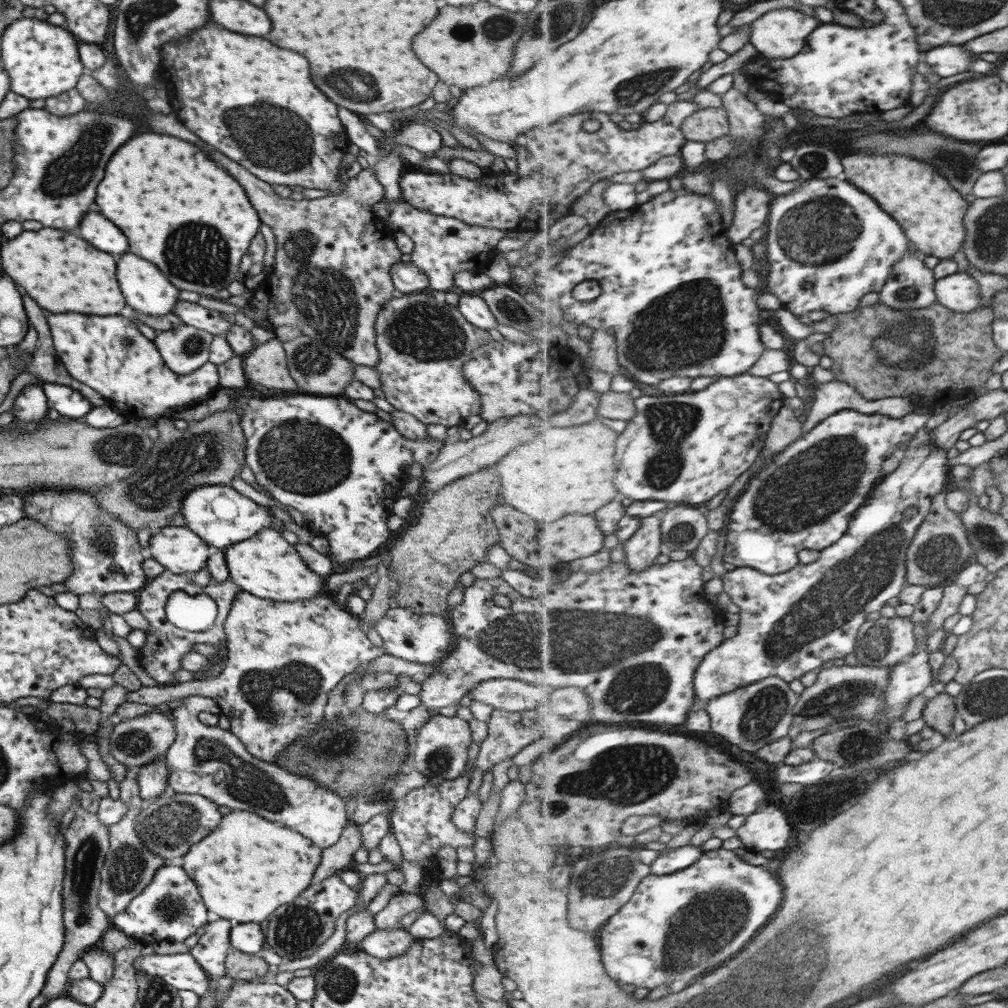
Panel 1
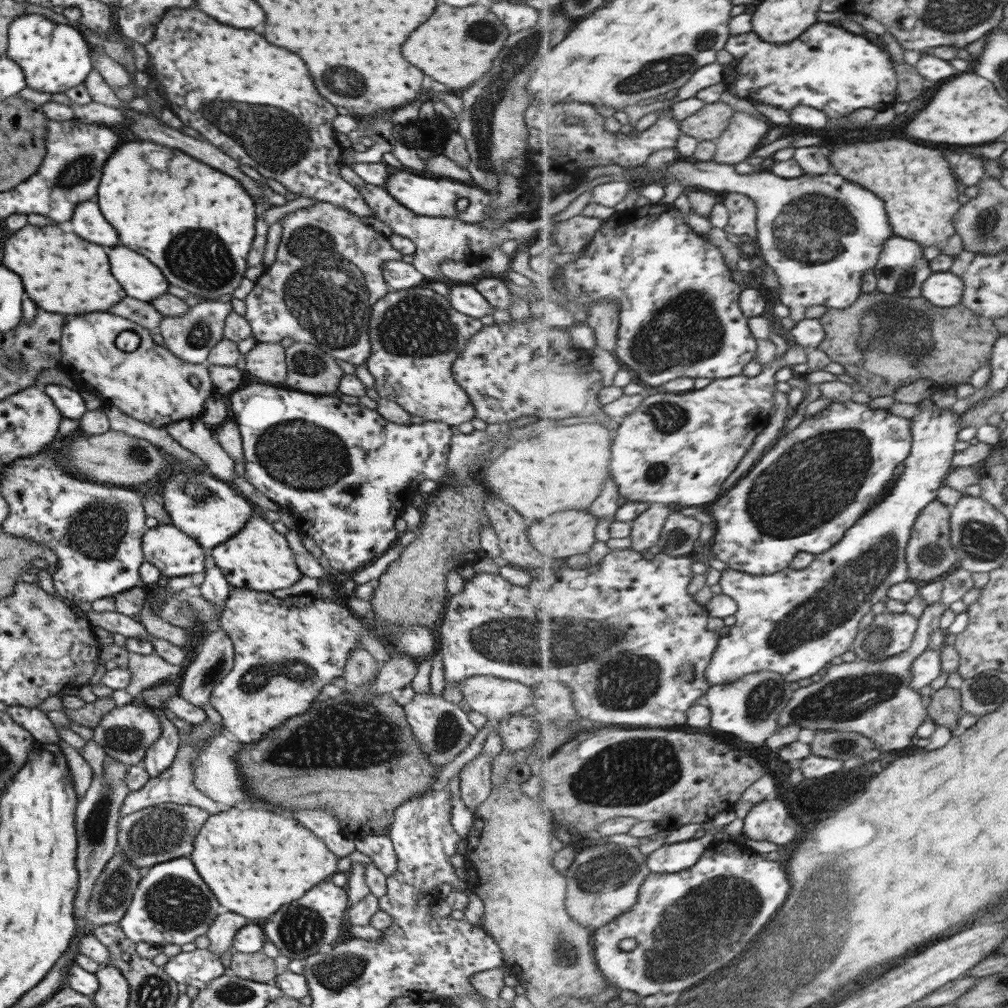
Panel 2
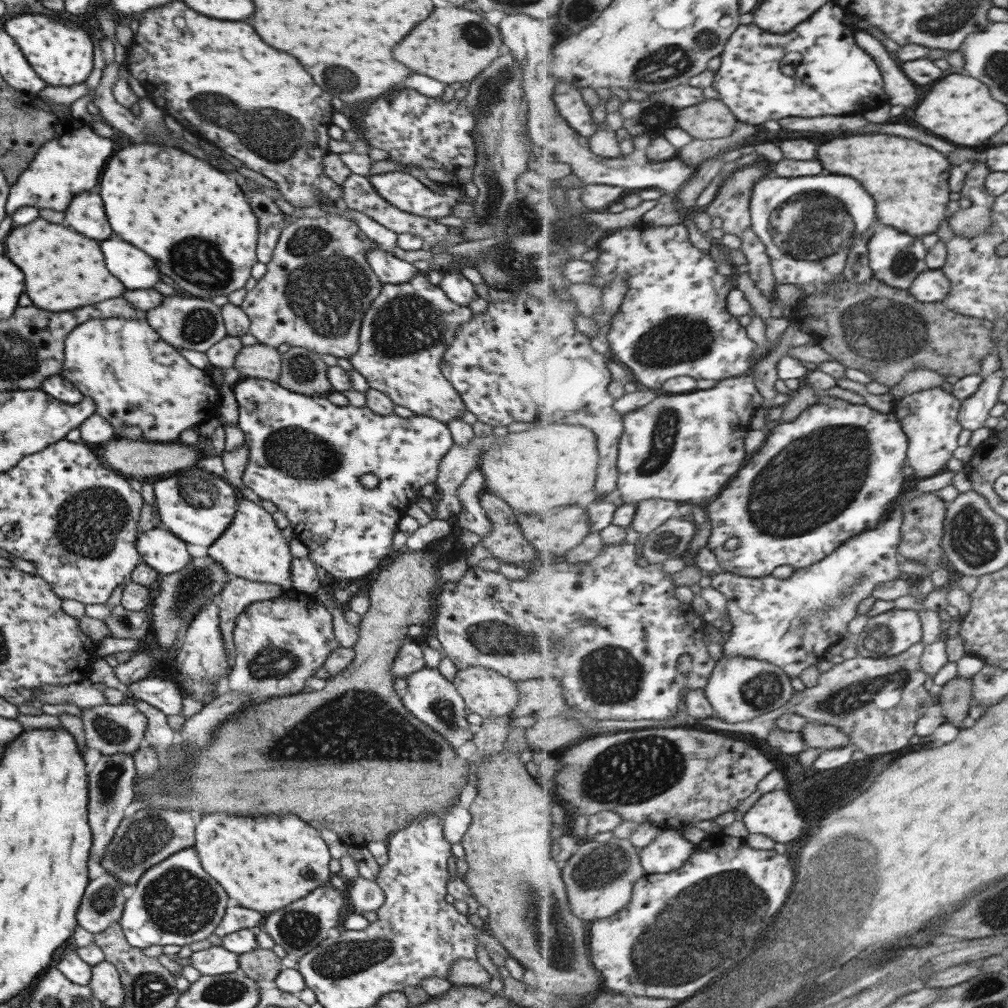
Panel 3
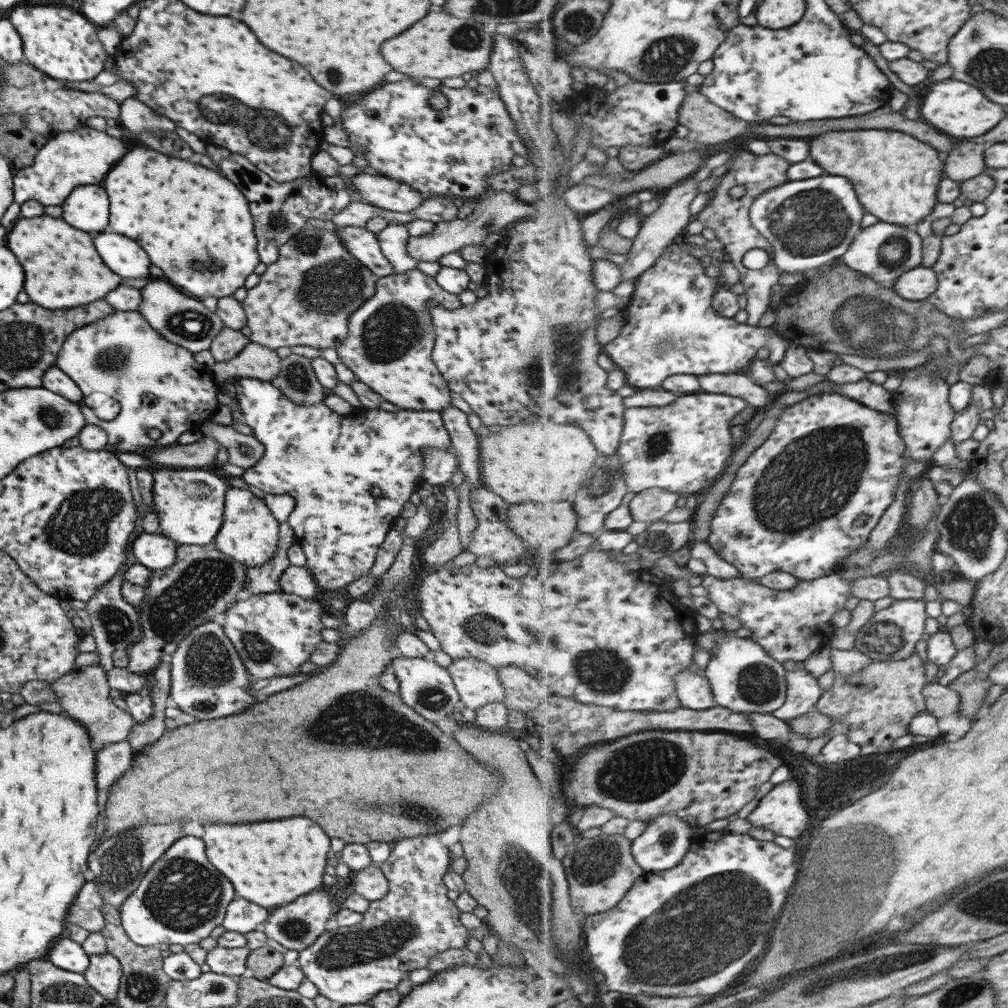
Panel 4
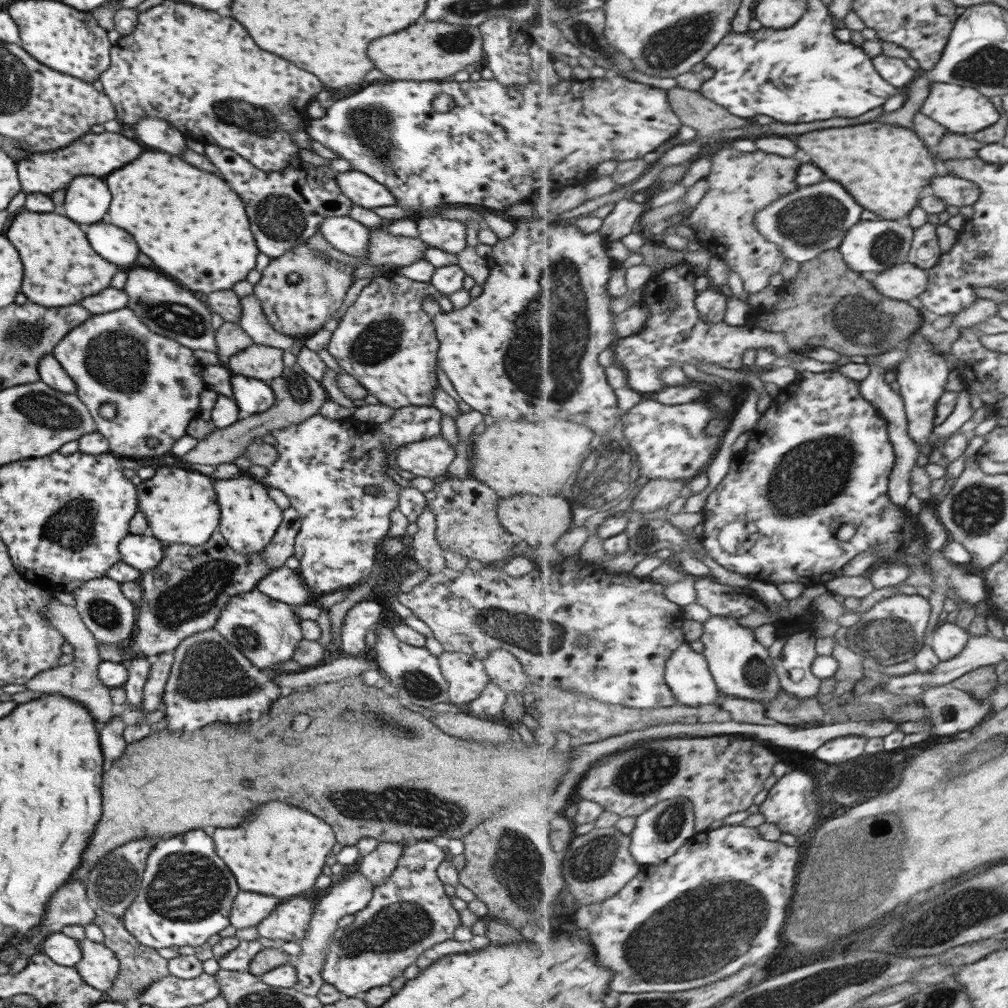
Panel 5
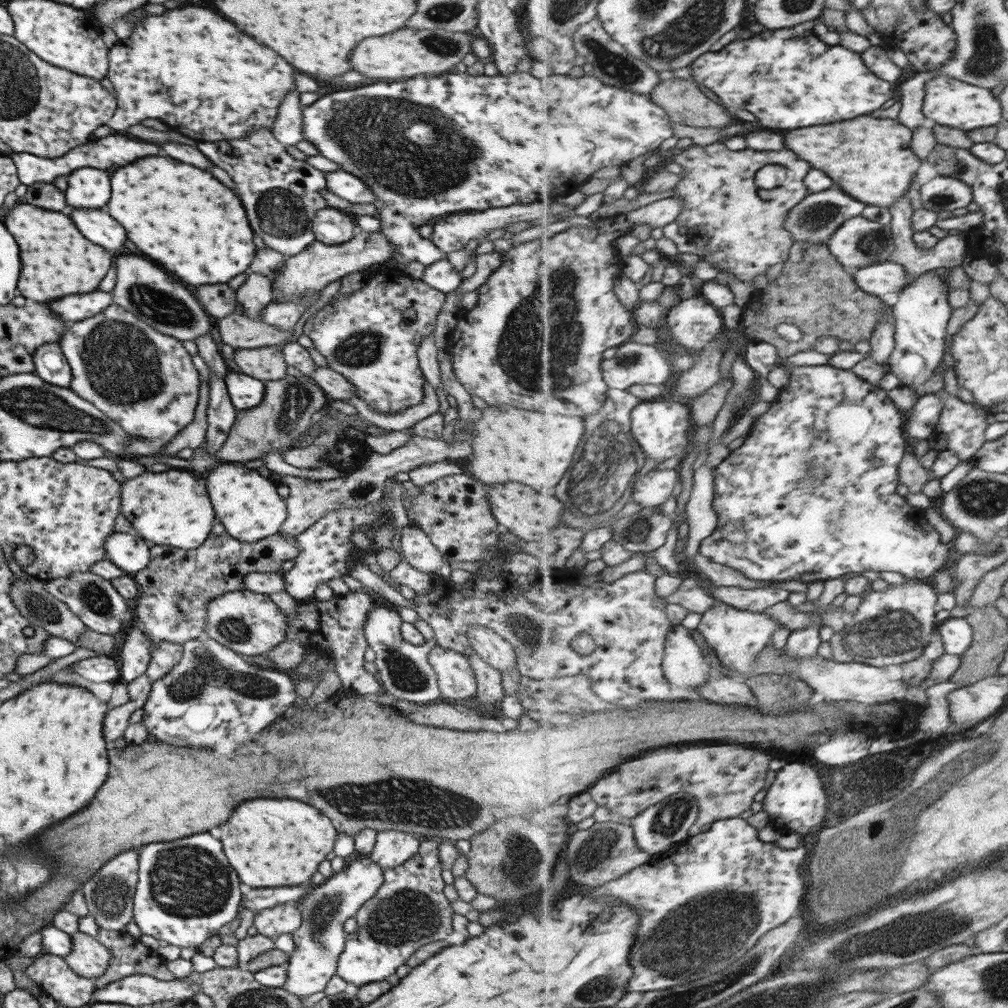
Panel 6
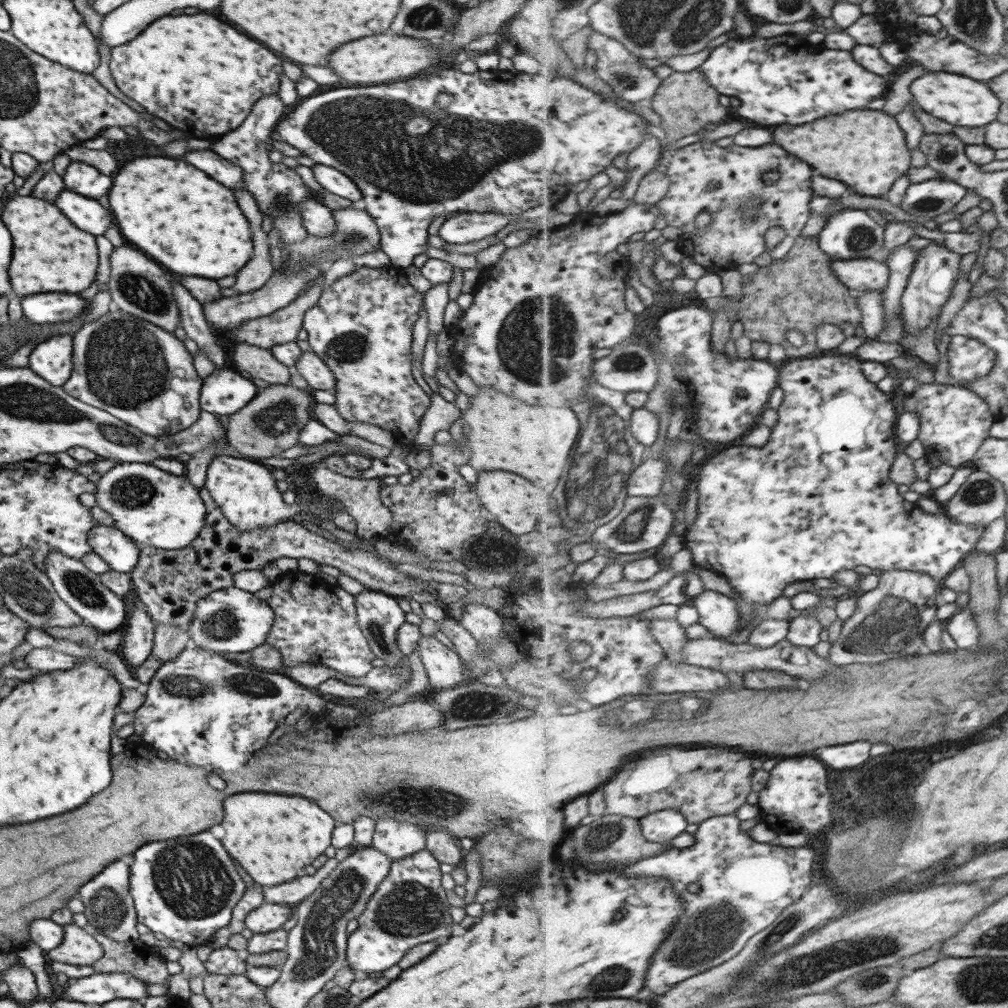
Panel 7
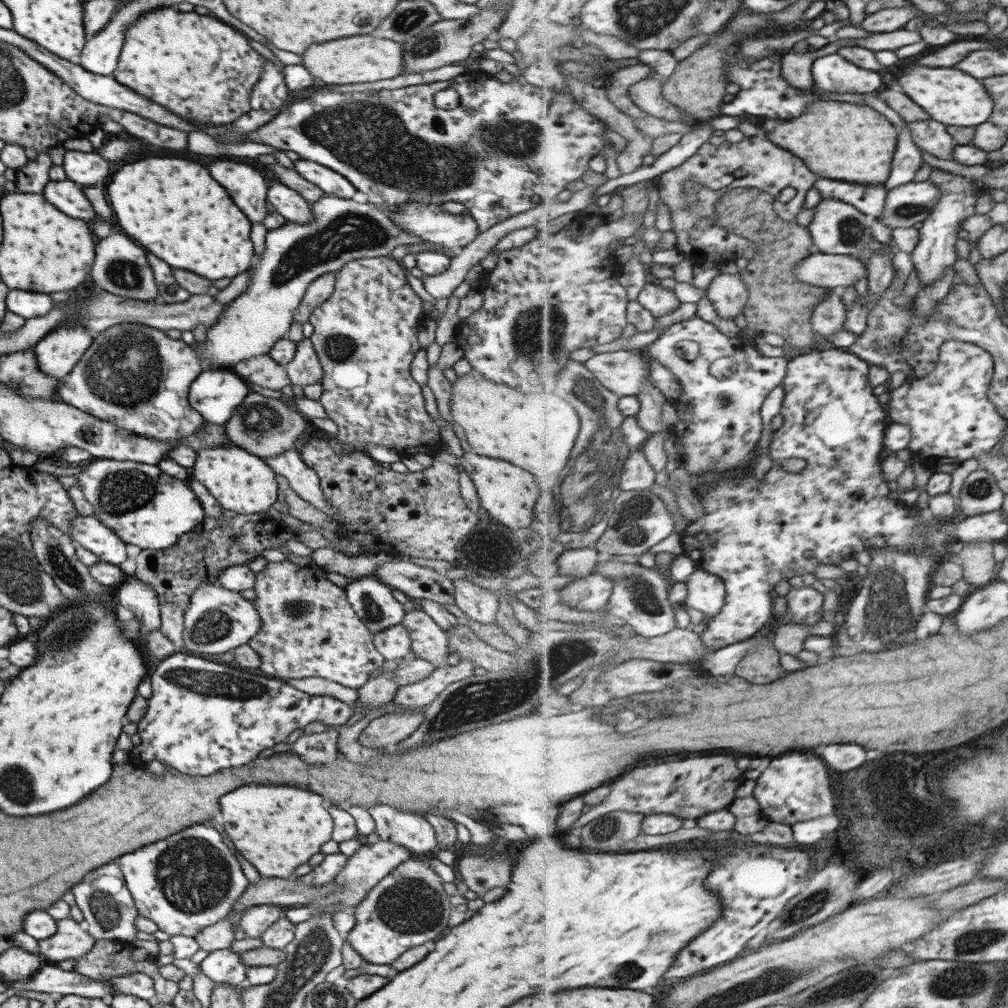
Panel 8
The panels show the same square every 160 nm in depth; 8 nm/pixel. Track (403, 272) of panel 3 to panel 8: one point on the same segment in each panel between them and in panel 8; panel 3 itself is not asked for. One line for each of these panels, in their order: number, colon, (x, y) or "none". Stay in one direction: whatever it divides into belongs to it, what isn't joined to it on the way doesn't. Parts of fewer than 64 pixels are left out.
4: (360, 243)
5: (344, 233)
6: (330, 226)
7: (317, 220)
8: (287, 202)

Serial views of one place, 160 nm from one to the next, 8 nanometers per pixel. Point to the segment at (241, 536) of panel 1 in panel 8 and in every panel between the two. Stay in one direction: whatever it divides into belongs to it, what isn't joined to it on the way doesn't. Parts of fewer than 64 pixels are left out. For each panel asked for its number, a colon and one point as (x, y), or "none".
2: (207, 510)
3: (196, 507)
4: (188, 503)
5: (179, 506)
6: (170, 508)
7: (151, 507)
8: (142, 506)

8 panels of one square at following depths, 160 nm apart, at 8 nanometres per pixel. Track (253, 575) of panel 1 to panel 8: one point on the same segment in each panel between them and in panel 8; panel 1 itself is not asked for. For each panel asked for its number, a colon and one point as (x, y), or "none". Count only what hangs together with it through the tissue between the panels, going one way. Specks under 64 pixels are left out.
2: (257, 557)
3: (252, 547)
4: (248, 533)
5: (248, 517)
6: (247, 505)
7: (243, 490)
8: (240, 481)

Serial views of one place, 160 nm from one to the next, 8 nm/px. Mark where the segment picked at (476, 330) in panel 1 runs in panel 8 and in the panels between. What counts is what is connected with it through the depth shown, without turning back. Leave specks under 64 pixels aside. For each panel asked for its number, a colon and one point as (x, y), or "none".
2: (414, 334)
3: (403, 333)
4: (390, 337)
5: (385, 340)
6: (370, 336)
7: (361, 326)
8: (365, 334)

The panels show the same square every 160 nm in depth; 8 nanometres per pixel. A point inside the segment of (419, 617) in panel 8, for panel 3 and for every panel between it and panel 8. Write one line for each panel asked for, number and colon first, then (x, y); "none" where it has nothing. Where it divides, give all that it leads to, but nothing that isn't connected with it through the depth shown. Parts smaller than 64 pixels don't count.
3: (485, 692)
4: (476, 682)
5: (465, 676)
6: (455, 680)
7: (444, 670)

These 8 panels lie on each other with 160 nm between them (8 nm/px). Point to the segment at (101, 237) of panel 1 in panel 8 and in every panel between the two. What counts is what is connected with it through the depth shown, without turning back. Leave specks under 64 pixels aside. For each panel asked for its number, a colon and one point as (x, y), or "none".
2: (86, 221)
3: (85, 215)
4: (85, 208)
5: (85, 201)
6: (89, 187)
7: (80, 178)
8: (81, 168)

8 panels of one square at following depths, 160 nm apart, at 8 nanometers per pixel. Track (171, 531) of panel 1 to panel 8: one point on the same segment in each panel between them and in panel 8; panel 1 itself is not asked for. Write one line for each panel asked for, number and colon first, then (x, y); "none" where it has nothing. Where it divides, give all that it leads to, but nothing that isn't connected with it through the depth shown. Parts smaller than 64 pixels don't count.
2: (174, 554)
3: (164, 552)
4: (154, 551)
5: (142, 552)
6: (130, 553)
7: (120, 553)
8: (86, 531)

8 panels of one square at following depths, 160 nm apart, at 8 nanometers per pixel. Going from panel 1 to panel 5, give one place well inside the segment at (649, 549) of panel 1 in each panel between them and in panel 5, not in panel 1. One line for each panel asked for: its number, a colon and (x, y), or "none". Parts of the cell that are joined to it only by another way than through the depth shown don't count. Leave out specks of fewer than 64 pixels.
2: (646, 529)
3: (651, 514)
4: (650, 506)
5: (657, 493)

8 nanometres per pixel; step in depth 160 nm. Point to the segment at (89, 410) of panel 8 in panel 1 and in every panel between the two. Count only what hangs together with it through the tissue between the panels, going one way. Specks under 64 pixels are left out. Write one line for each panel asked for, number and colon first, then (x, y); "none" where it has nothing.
1: (134, 379)
2: (150, 384)
3: (134, 378)
4: (157, 384)
5: (154, 383)
6: (145, 381)
7: (141, 374)

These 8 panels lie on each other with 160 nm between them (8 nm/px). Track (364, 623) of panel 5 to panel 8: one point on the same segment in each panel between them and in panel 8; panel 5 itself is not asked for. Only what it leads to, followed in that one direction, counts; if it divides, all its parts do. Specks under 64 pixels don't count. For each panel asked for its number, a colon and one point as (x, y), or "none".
6: (335, 628)
7: (314, 622)
8: (308, 629)

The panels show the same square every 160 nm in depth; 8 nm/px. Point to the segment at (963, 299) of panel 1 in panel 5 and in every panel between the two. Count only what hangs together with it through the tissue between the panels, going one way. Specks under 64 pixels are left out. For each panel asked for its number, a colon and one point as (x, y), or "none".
2: (945, 289)
3: (931, 286)
4: (918, 283)
5: (905, 282)

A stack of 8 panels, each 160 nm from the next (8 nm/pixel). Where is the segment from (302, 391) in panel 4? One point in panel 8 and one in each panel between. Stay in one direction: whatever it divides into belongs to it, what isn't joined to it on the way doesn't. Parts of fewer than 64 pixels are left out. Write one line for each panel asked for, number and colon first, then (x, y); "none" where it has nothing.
5: (297, 396)
6: (284, 413)
7: (269, 423)
8: (266, 427)

